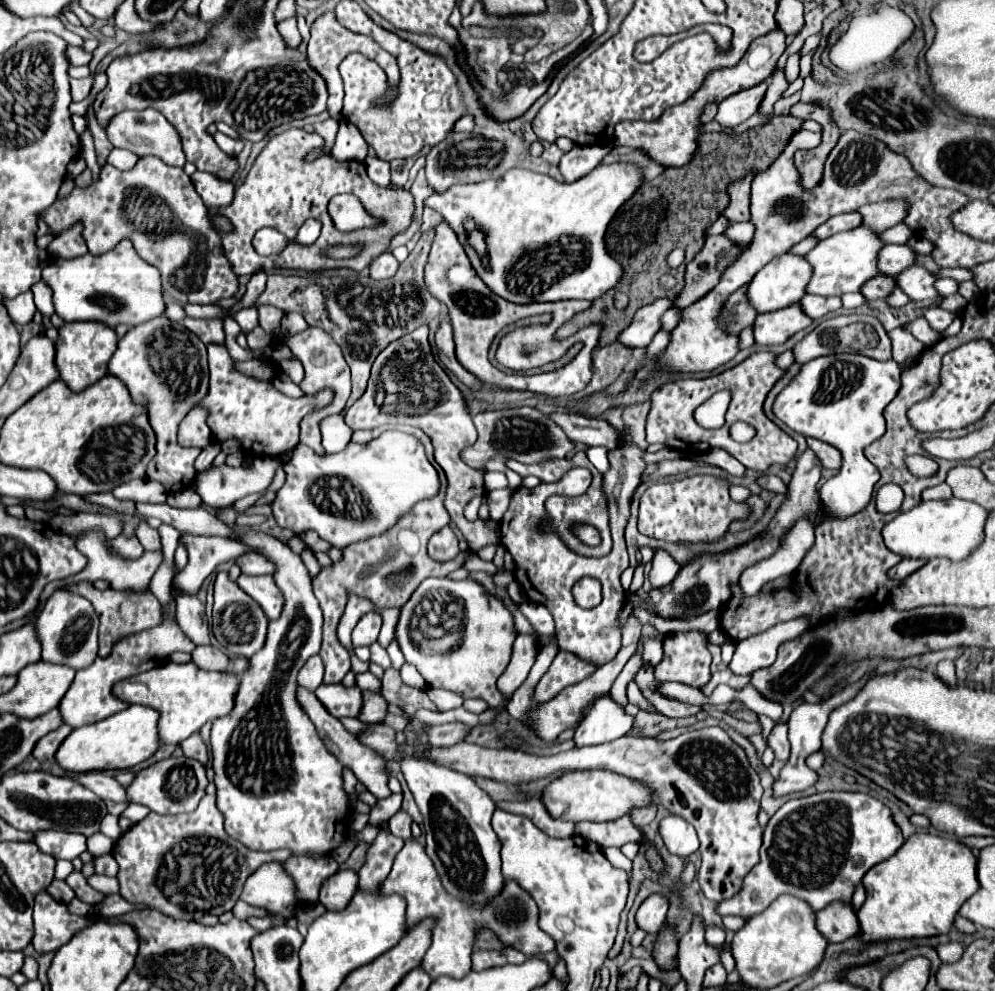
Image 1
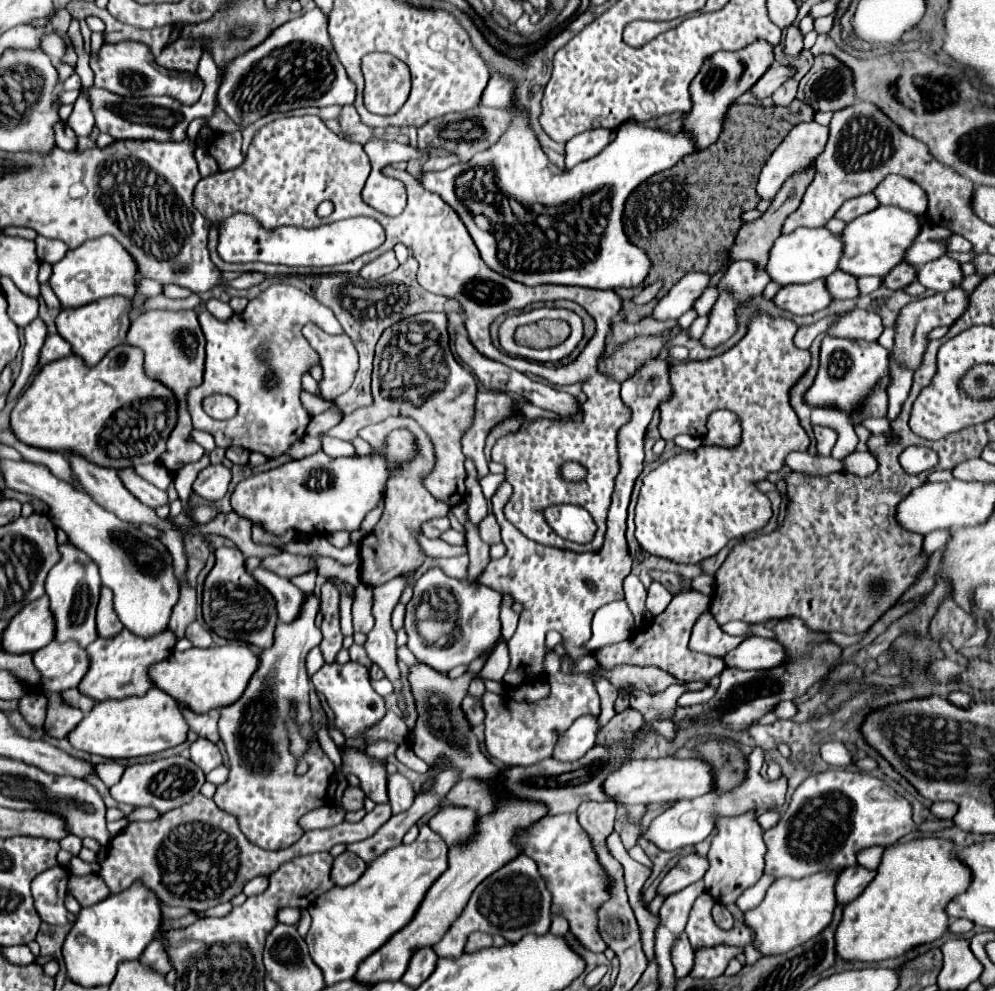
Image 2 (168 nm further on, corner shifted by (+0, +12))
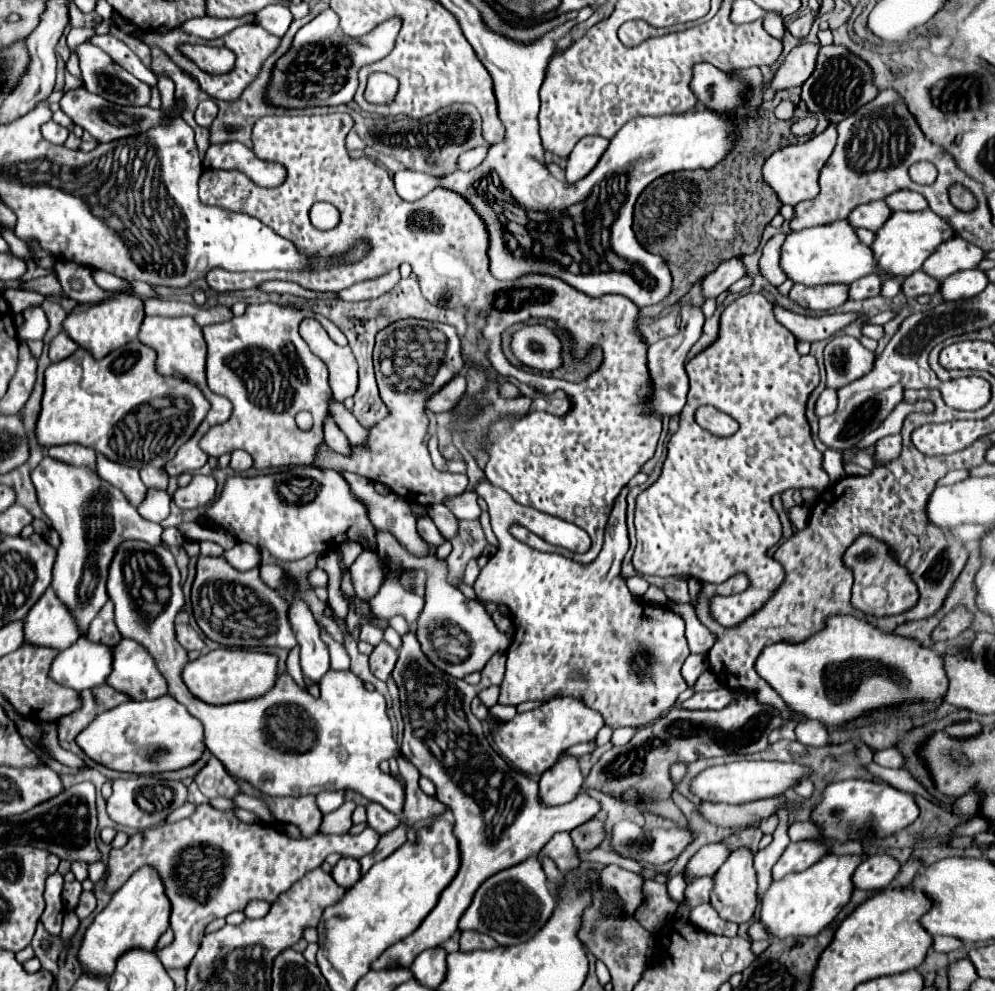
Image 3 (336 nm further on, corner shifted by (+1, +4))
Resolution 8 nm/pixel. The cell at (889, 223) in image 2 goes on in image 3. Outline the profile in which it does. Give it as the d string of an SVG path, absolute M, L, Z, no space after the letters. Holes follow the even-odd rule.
M930 208L922 212L894 212L890 220L876 232L876 242L870 246L878 266L898 278L906 278L916 270L922 270L926 258L936 250L938 244L952 240L956 236L952 224L932 212Z

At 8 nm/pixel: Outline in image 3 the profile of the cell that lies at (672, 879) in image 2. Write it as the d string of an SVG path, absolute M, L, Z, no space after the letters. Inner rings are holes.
M710 842L704 844L688 862L686 874L692 878L700 876L712 876L718 872L718 868L726 862L726 856L730 856L730 848L724 842Z

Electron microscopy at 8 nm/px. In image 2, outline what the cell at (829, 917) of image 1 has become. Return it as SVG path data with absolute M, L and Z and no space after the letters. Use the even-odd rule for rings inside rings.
M853 866L843 870L837 876L837 884L835 884L835 892L837 892L837 904L849 904L851 900L855 900L863 888L871 882L871 878L875 876L875 872L869 872L861 866Z

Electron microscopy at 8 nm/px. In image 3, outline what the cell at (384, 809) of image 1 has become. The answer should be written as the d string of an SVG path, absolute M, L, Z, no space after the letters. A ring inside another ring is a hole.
M202 804L192 816L174 824L142 830L134 834L124 848L112 850L106 886L116 892L138 868L146 864L158 868L166 886L166 896L172 902L170 926L176 932L174 942L158 950L158 958L164 968L186 968L198 952L204 930L212 920L244 910L250 900L274 902L306 872L322 866L328 854L336 852L358 860L370 854L378 840L380 836L368 826L356 836L316 834L298 840L270 824L246 824L234 814L218 812L210 804Z

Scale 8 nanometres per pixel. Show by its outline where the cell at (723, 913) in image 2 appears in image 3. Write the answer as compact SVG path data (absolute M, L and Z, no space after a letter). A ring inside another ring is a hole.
M706 902L698 904L696 908L690 910L690 922L700 926L702 930L710 934L720 934L720 936L736 936L738 924L730 924L718 916L718 912Z

